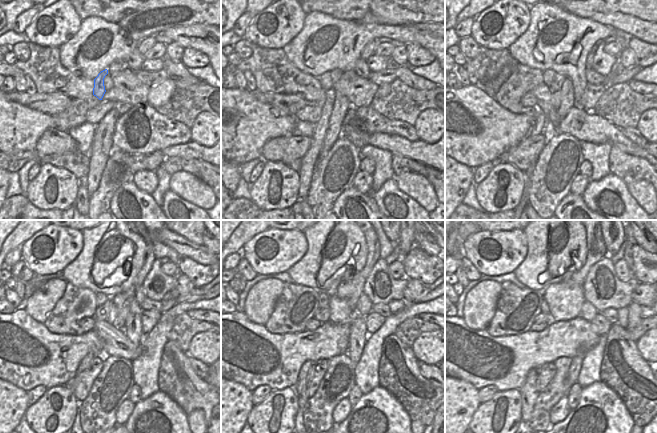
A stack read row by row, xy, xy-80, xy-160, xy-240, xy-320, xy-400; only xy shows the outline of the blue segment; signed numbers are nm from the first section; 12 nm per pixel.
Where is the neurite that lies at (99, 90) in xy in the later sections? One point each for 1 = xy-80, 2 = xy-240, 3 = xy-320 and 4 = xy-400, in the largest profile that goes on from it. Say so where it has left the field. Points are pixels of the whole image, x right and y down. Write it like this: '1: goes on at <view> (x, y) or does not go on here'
1: goes on at xy-80 (324, 94)
2: goes on at xy-240 (85, 362)
3: goes on at xy-320 (301, 385)
4: goes on at xy-400 (528, 392)

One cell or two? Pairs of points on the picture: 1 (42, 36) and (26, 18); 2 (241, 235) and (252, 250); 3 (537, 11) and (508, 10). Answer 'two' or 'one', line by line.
1: two
2: two
3: two

